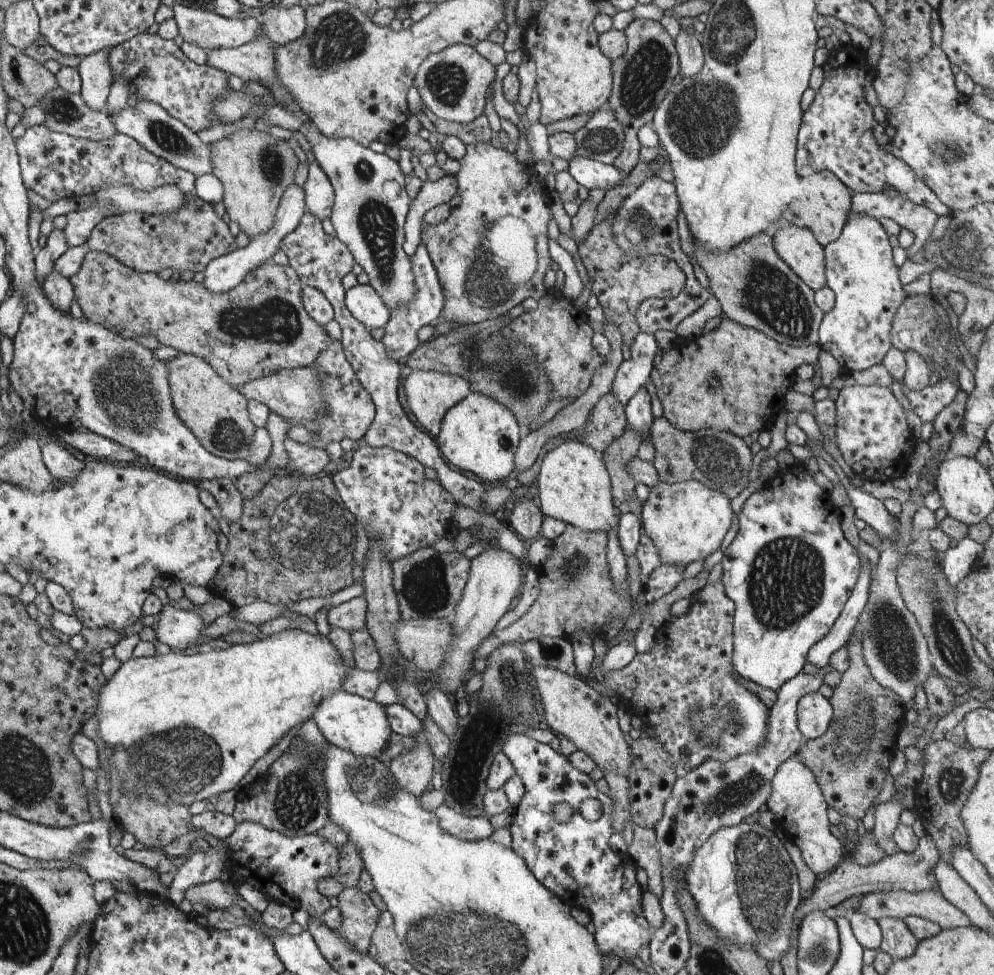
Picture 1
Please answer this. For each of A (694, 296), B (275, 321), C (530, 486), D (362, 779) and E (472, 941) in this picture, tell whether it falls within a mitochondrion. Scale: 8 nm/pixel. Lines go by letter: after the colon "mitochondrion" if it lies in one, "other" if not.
A: other
B: mitochondrion
C: other
D: mitochondrion
E: mitochondrion

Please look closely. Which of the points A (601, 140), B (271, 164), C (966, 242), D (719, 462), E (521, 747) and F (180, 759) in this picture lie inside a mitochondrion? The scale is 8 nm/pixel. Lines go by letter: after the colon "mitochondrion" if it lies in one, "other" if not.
A: mitochondrion
B: mitochondrion
C: mitochondrion
D: mitochondrion
E: other
F: mitochondrion

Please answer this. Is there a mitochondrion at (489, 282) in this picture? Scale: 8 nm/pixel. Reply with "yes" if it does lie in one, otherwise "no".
yes

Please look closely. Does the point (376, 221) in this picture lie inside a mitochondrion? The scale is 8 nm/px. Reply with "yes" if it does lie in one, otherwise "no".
yes

